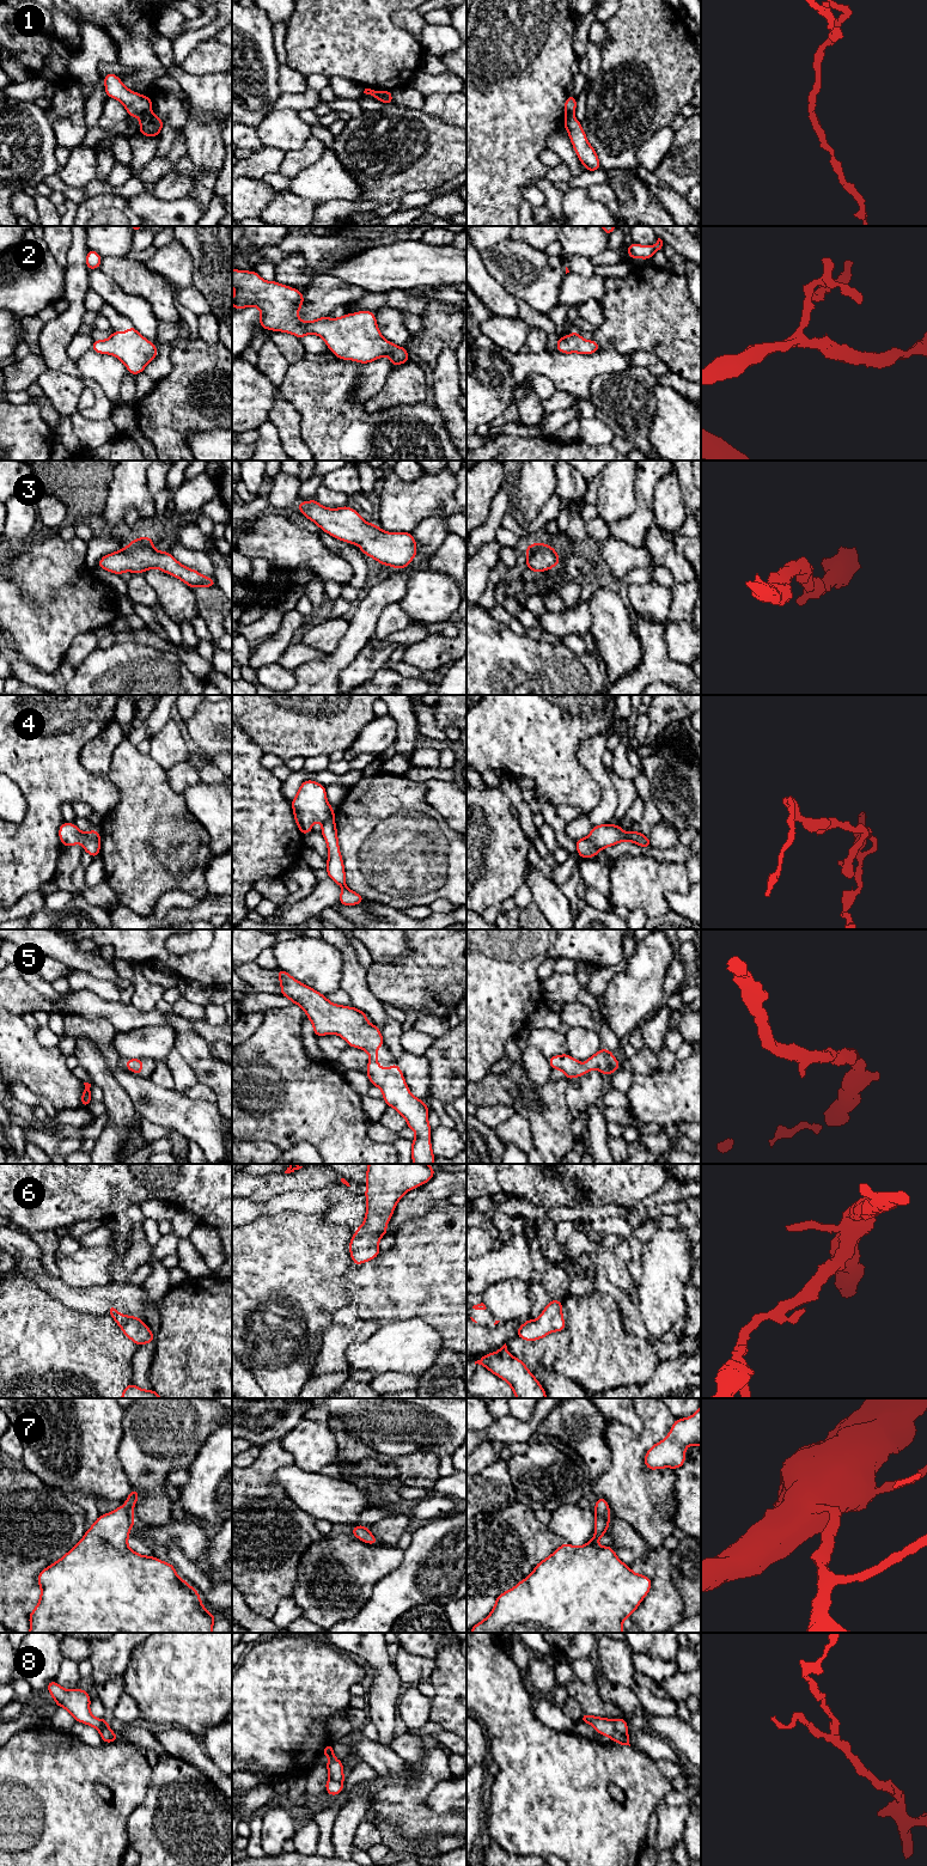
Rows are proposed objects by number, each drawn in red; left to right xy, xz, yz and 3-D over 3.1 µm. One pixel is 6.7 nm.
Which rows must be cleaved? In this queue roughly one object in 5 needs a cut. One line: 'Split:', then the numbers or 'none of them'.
Split: 1, 4, 8

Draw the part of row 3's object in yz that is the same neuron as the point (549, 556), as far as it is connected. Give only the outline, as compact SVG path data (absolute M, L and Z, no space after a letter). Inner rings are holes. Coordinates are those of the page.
M533 543L526 547L526 568L539 573L549 571L560 563L556 550L544 543Z

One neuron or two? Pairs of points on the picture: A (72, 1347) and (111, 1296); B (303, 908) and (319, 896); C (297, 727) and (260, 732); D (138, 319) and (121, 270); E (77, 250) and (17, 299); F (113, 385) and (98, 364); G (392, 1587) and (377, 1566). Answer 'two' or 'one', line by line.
A: two
B: one
C: one
D: two
E: two
F: one
G: two

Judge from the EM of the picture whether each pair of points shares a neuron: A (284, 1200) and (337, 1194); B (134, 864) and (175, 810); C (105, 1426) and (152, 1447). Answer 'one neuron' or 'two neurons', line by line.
A: one neuron
B: one neuron
C: two neurons

